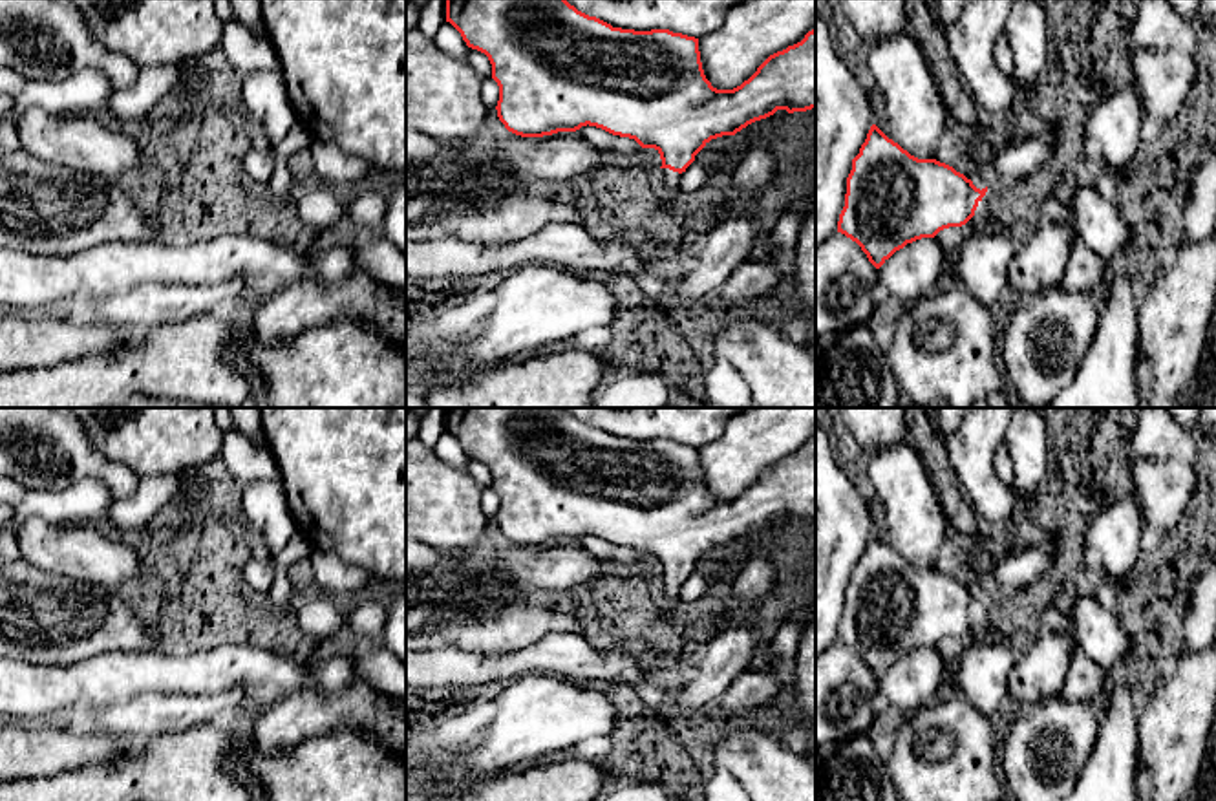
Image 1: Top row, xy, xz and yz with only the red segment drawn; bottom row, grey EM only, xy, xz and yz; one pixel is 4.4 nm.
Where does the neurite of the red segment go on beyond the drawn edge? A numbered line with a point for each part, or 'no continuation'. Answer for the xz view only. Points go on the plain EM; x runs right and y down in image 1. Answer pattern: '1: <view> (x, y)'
1: xz (668, 593)

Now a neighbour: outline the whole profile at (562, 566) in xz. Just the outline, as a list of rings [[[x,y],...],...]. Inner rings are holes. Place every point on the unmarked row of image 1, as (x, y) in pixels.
[[[558,541],[538,549],[530,565],[508,561],[508,580],[517,593],[565,591],[591,585],[603,576],[602,561],[576,541]]]

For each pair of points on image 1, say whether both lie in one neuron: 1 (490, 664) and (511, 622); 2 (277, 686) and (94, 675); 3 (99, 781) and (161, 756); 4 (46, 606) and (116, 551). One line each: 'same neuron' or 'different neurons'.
1: different neurons
2: same neuron
3: same neuron
4: different neurons

